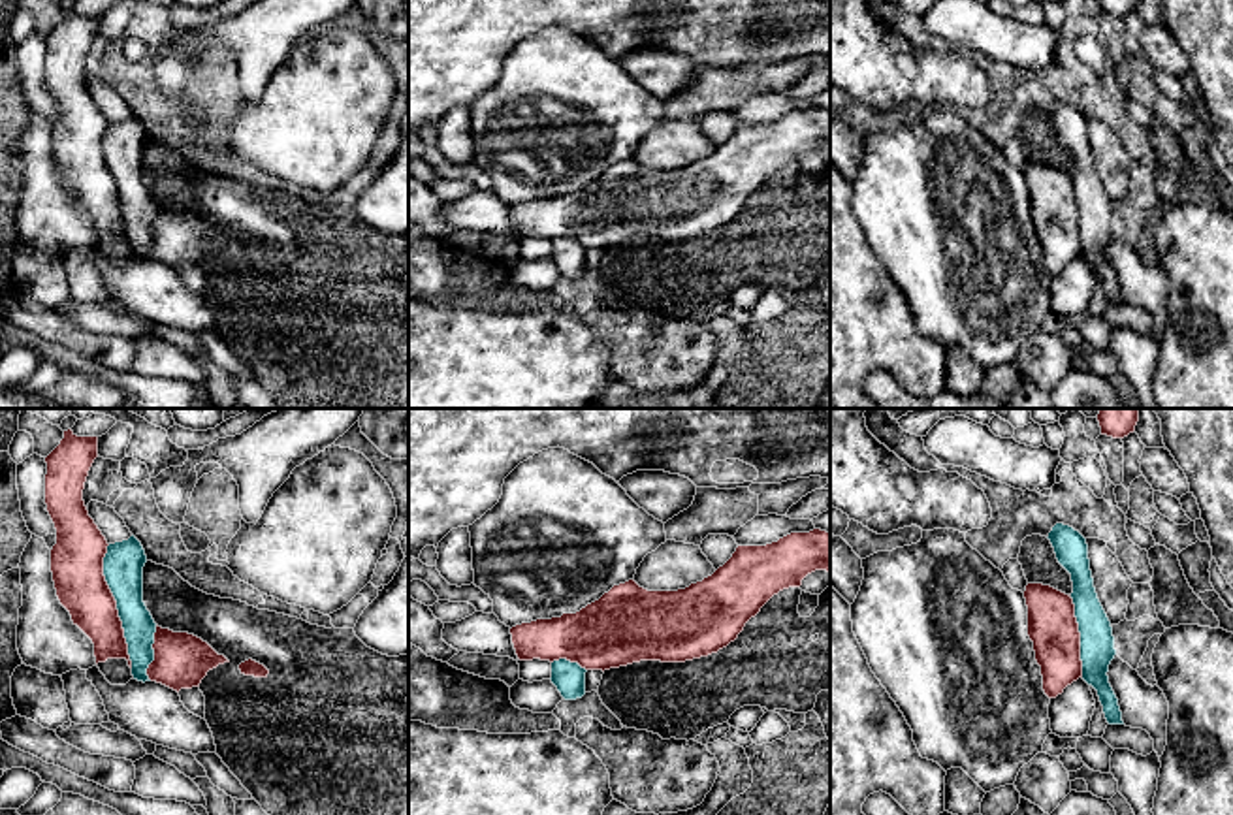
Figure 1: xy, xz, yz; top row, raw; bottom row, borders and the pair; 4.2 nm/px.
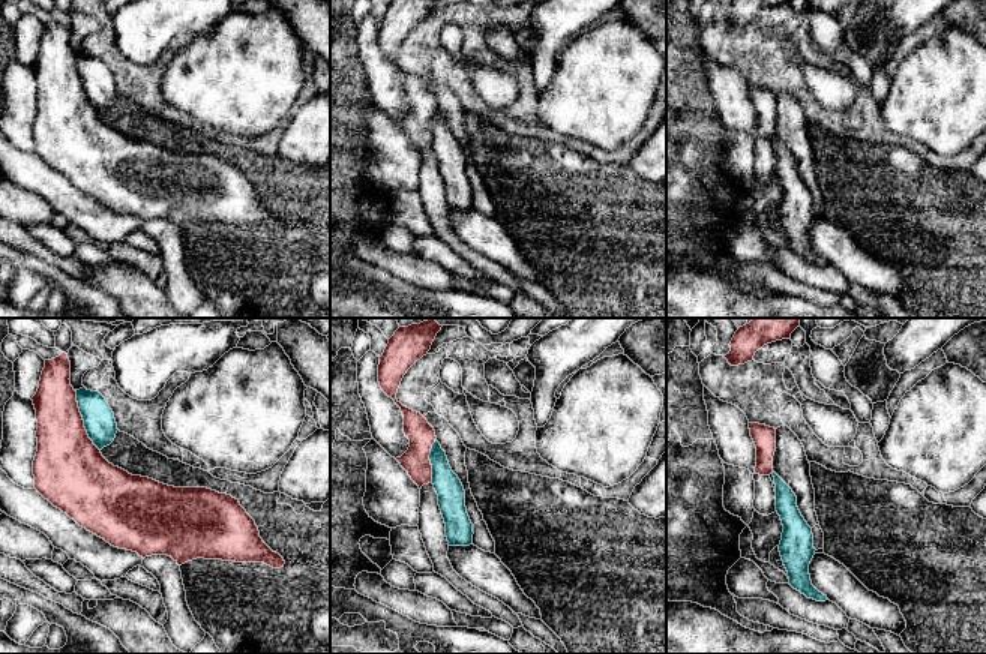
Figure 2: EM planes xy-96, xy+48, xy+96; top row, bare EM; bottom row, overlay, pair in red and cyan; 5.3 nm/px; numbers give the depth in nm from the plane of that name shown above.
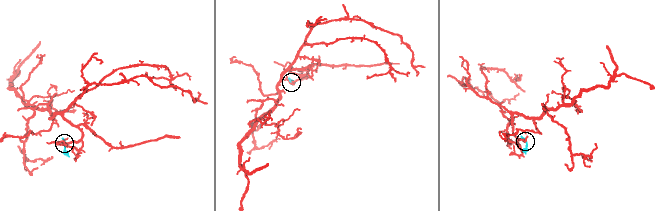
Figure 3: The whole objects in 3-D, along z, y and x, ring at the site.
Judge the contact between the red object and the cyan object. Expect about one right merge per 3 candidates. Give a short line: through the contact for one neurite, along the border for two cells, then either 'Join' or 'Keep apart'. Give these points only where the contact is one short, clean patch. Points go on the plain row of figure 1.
Keep apart

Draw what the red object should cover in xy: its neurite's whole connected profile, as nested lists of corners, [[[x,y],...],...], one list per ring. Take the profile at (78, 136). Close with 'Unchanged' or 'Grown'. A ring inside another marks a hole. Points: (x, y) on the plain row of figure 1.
[[[72,8],[45,36],[45,83],[56,107],[51,151],[60,183],[94,222],[96,243],[126,237],[132,247],[117,179],[104,154],[109,122],[83,79],[96,36],[98,15],[77,15]]]. Unchanged

